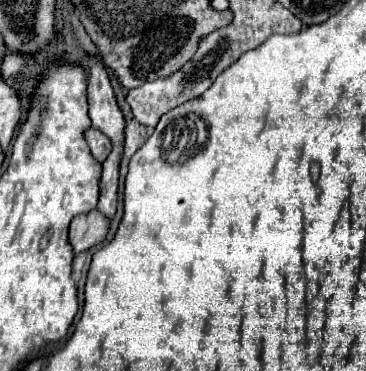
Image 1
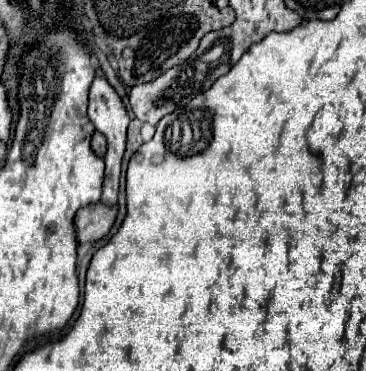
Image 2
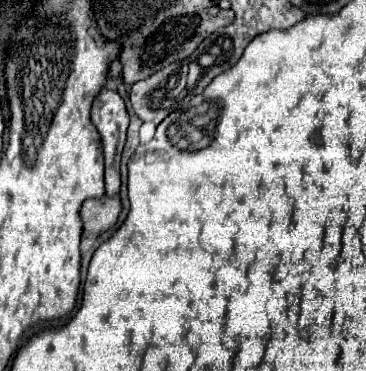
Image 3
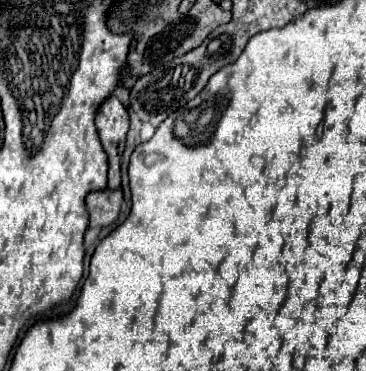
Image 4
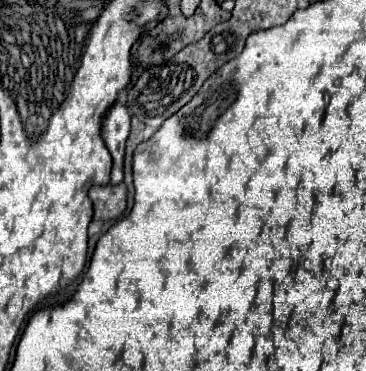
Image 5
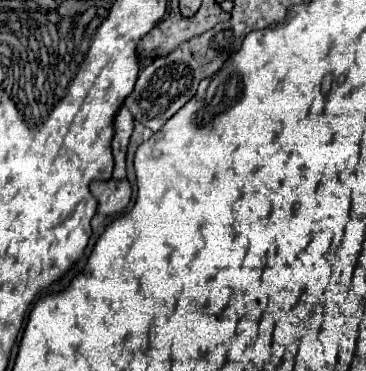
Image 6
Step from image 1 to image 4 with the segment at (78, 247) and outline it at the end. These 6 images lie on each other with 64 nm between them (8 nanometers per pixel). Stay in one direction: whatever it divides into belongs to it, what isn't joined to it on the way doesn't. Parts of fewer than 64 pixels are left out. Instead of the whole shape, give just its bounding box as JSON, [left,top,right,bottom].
[86,190,122,228]

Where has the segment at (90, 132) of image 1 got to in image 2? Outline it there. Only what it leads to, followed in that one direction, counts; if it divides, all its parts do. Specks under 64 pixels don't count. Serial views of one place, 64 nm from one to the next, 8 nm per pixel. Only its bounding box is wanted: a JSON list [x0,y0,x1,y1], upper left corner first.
[92,132,108,158]

